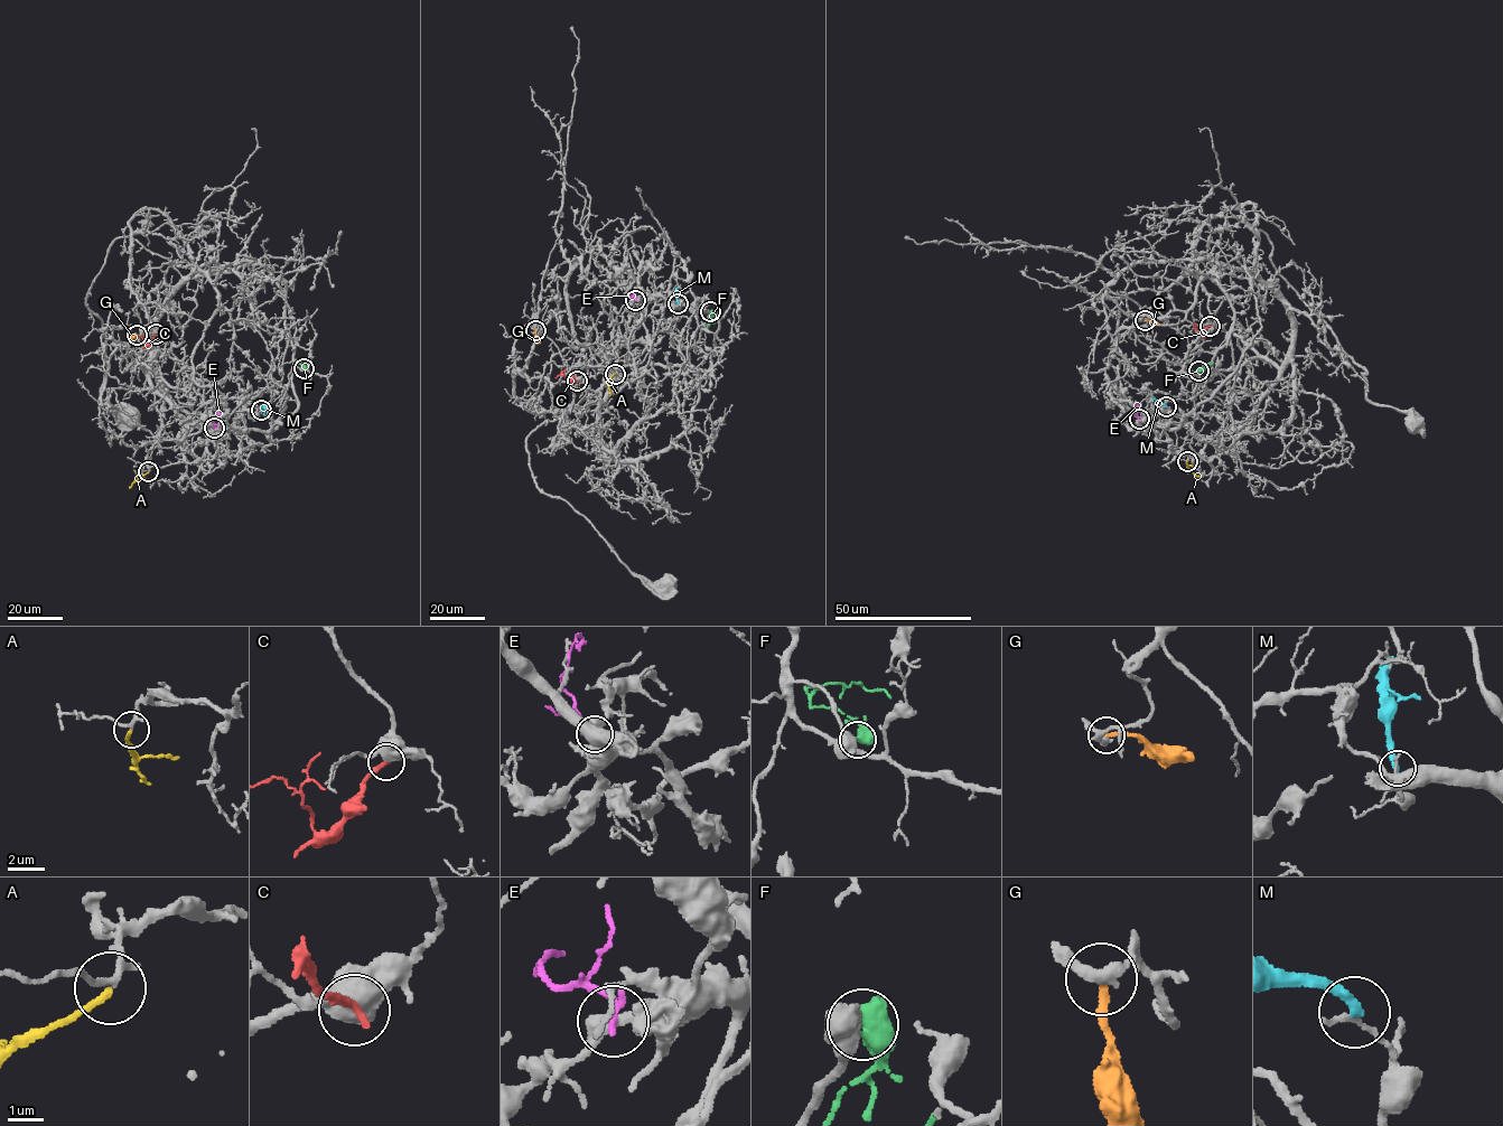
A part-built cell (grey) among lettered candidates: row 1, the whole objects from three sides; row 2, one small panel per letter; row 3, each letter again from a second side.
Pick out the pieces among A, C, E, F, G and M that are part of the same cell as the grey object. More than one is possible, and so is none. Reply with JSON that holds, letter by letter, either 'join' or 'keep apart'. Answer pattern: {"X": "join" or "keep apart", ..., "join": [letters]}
{"A": "join", "C": "keep apart", "E": "keep apart", "F": "keep apart", "G": "keep apart", "M": "keep apart", "join": ["A"]}

